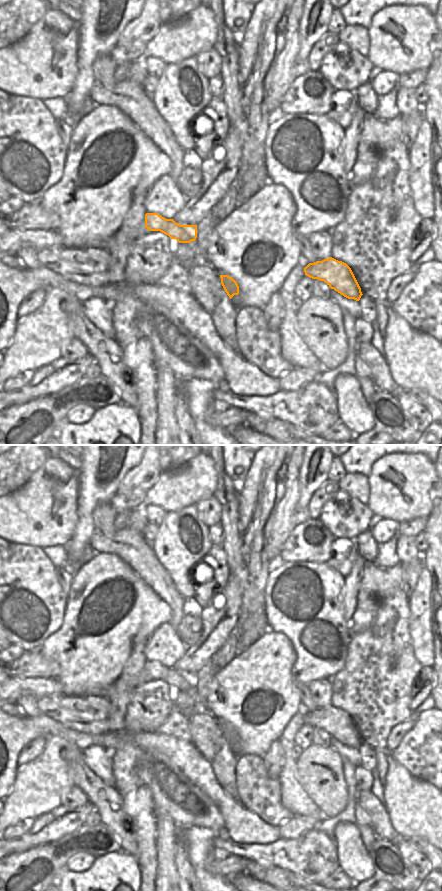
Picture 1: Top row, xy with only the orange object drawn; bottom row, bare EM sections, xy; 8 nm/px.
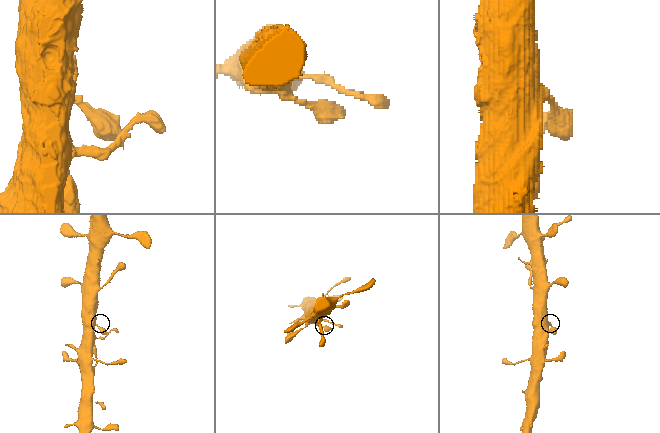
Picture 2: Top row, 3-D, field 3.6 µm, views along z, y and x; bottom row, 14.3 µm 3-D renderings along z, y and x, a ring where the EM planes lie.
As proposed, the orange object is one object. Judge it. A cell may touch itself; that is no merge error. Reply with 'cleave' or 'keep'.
keep

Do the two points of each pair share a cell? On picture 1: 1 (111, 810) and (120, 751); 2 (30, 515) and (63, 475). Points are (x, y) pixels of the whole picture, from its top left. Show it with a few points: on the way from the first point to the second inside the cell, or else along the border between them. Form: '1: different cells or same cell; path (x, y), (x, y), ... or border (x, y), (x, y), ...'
1: different cells; border (112, 785), (120, 796), (124, 809)
2: same cell; path (42, 499), (42, 474), (45, 469), (47, 471)

